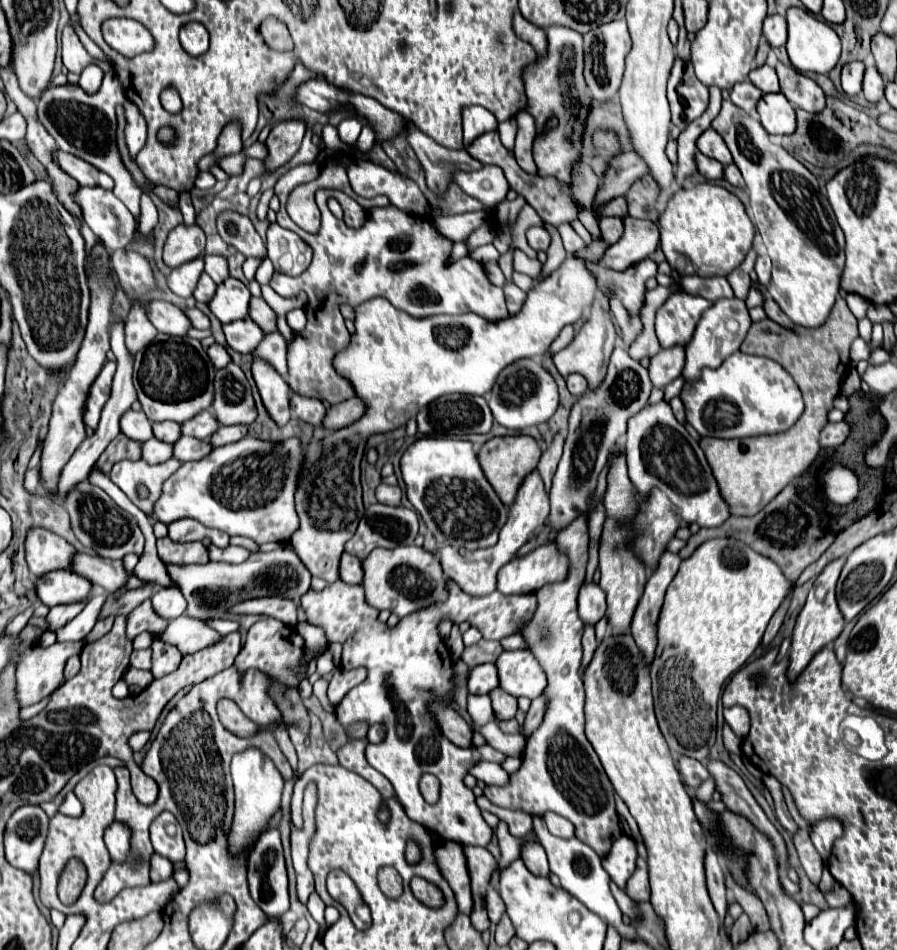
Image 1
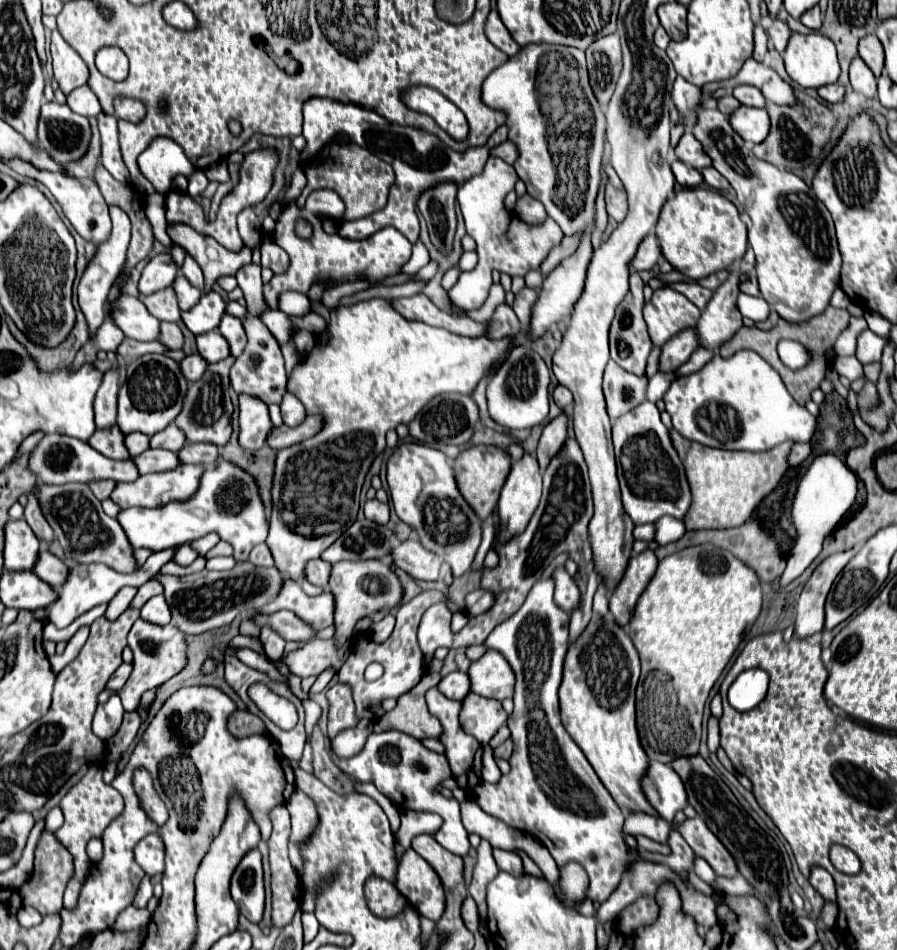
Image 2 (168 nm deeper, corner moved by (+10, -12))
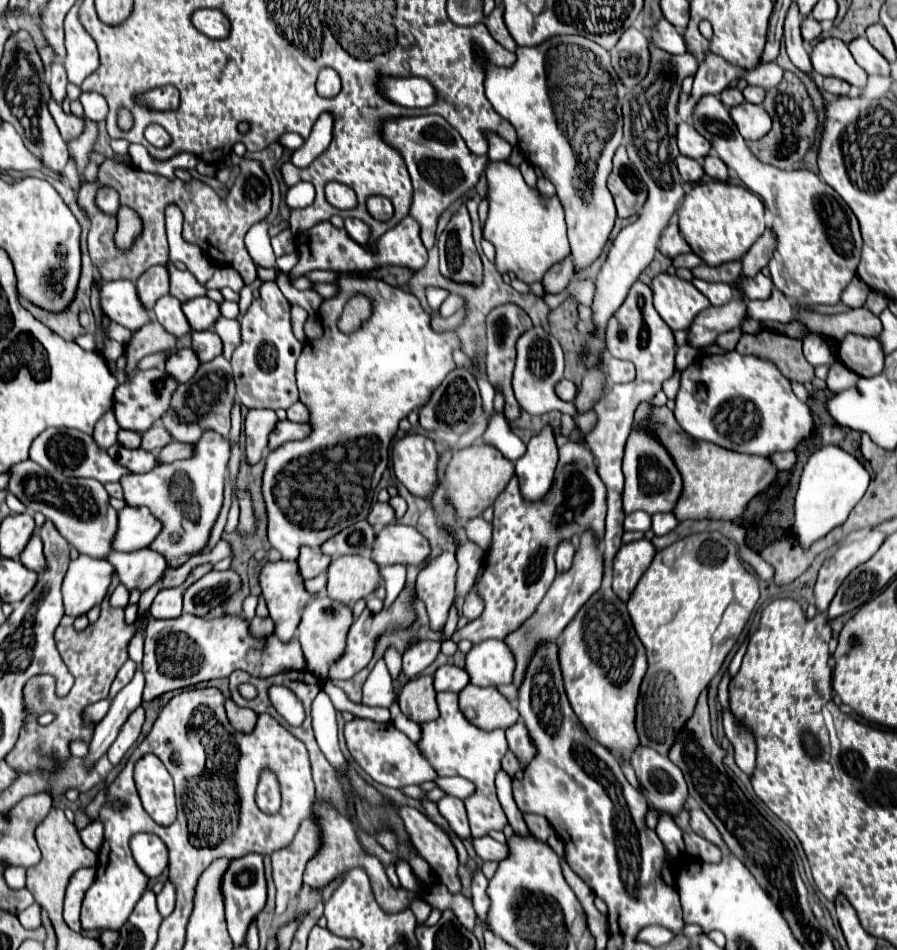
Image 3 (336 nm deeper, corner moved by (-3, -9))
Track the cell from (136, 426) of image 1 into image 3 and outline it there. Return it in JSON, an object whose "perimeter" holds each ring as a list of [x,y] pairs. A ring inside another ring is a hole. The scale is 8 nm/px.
{"perimeter":[[[119,443],[111,445],[107,453],[133,473],[147,473],[159,465],[159,457],[155,453],[143,451],[143,449],[125,449],[125,447],[119,447]]]}

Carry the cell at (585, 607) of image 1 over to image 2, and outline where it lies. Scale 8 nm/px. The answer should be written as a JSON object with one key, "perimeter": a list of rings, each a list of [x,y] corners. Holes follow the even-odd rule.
{"perimeter":[[[558,566],[554,572],[552,572],[552,580],[554,580],[554,602],[566,610],[566,612],[572,612],[572,608],[578,604],[580,600],[580,594],[578,594],[578,588],[572,580],[572,576],[566,572],[564,566]]]}

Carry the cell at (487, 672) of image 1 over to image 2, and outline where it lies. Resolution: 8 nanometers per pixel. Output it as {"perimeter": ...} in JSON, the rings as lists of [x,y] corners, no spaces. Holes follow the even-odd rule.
{"perimeter":[[[450,672],[448,676],[444,676],[438,684],[438,690],[442,690],[442,694],[446,698],[452,700],[462,700],[468,692],[470,692],[470,680],[466,678],[464,672]]]}

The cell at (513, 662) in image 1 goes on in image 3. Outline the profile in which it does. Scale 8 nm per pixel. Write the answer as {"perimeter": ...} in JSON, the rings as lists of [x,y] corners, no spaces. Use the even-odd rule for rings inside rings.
{"perimeter":[[[487,639],[467,653],[465,665],[471,683],[477,687],[499,687],[513,683],[515,655],[505,641]]]}

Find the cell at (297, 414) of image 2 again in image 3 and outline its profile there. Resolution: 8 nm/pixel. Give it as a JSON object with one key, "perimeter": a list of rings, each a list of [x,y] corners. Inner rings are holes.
{"perimeter":[[[297,401],[295,405],[291,405],[287,409],[287,419],[295,421],[295,423],[309,423],[309,411],[307,405],[303,405],[301,401]]]}

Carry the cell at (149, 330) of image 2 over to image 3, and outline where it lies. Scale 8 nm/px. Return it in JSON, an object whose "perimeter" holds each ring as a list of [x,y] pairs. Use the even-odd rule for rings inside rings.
{"perimeter":[[[109,281],[101,285],[99,291],[101,309],[111,317],[111,321],[139,331],[139,327],[151,323],[151,311],[143,307],[133,281]]]}

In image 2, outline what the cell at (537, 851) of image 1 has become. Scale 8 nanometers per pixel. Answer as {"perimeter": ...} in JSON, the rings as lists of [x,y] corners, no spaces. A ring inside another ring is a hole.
{"perimeter":[[[494,848],[494,860],[498,864],[500,870],[504,872],[510,872],[510,874],[522,874],[524,872],[524,866],[522,866],[522,860],[516,852],[508,852],[508,850],[500,850],[500,848]]]}

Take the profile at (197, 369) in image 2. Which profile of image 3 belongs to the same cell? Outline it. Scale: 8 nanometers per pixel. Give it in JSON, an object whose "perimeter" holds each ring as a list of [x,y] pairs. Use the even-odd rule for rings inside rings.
{"perimeter":[[[181,349],[181,351],[173,353],[169,357],[169,361],[165,363],[167,373],[171,377],[175,377],[179,383],[187,383],[195,375],[195,371],[199,369],[199,365],[201,363],[195,357],[195,351],[191,351],[191,349]]]}

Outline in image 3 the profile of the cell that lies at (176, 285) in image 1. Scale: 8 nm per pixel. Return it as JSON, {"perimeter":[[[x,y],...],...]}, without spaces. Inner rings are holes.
{"perimeter":[[[163,295],[155,307],[153,307],[153,313],[157,317],[157,321],[169,331],[173,333],[175,337],[183,337],[185,333],[191,331],[189,323],[187,323],[187,317],[183,315],[181,311],[181,301],[175,299],[173,295]]]}

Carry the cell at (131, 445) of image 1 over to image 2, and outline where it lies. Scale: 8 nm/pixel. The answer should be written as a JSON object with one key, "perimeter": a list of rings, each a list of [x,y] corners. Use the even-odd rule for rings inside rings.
{"perimeter":[[[92,482],[90,484],[90,488],[98,500],[106,500],[110,496],[110,492],[114,490],[114,486],[116,486],[114,482]]]}

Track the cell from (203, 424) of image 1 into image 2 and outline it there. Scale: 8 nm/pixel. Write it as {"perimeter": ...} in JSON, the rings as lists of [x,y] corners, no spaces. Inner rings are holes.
{"perimeter":[[[166,426],[164,430],[160,430],[158,434],[150,436],[150,448],[164,448],[164,450],[172,450],[178,452],[184,446],[186,438],[182,438],[182,430],[178,430],[176,426]]]}

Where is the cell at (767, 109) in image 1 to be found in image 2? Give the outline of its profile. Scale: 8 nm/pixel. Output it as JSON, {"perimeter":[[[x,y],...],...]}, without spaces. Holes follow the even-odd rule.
{"perimeter":[[[740,106],[734,110],[734,114],[730,116],[730,124],[734,128],[736,134],[740,134],[746,142],[758,144],[766,138],[768,134],[768,114],[764,108],[746,108]]]}

